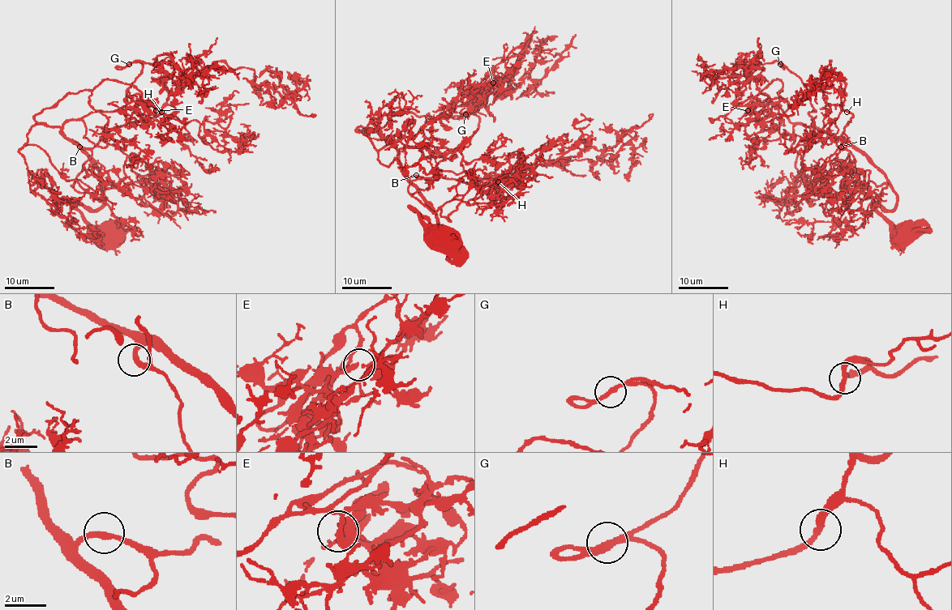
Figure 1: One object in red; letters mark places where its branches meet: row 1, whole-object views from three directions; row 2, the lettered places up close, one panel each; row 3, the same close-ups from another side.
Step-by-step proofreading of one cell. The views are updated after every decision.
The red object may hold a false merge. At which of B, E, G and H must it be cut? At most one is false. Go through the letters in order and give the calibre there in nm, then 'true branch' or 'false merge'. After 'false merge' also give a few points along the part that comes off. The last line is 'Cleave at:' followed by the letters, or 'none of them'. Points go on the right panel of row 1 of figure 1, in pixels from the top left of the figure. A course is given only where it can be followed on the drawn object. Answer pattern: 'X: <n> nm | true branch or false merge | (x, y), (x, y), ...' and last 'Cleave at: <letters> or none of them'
B: 280 nm | true branch
E: 280 nm | true branch
G: 280 nm | true branch
H: 280 nm | true branch
Cleave at: none of them

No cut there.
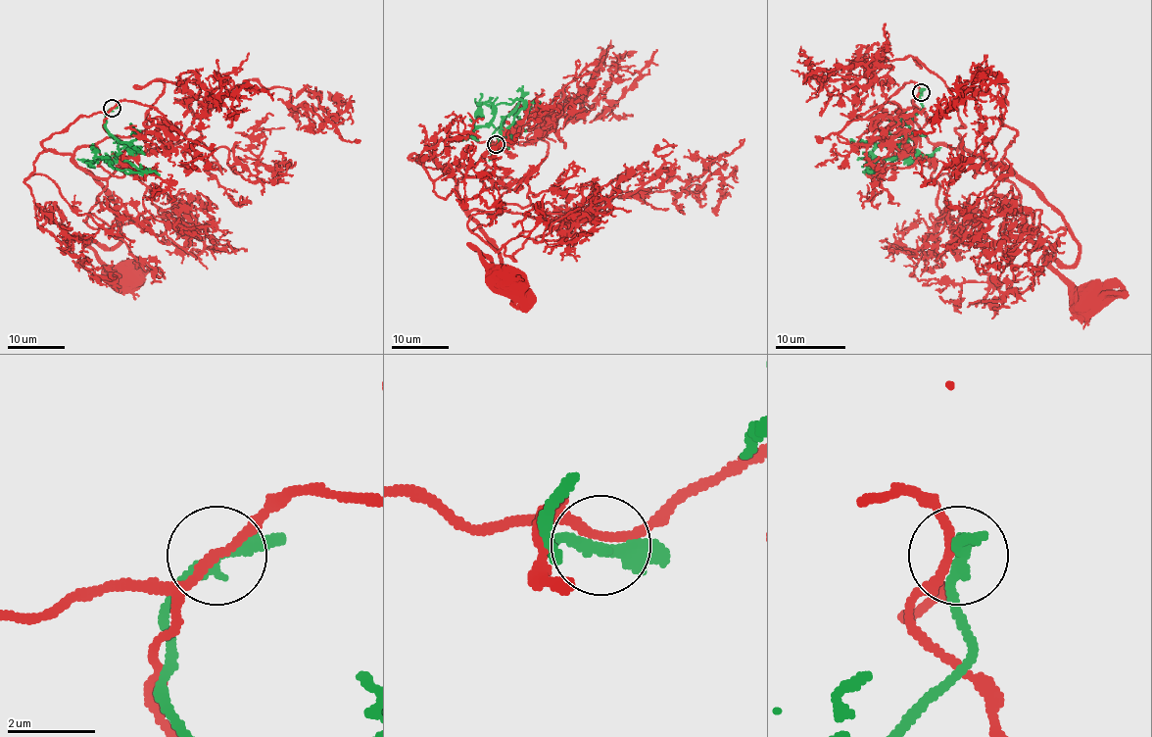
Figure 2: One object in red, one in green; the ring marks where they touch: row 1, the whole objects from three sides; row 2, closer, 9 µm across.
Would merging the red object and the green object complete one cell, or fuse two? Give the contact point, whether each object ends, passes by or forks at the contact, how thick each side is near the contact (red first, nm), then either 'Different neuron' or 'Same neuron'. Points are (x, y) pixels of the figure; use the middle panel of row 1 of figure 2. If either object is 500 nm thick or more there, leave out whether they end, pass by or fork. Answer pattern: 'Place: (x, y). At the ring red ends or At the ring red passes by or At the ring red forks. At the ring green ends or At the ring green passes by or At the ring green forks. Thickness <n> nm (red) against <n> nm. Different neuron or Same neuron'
Place: (496, 144). At the ring red passes by. At the ring green passes by. Thickness 190 nm (red) against 280 nm. Different neuron

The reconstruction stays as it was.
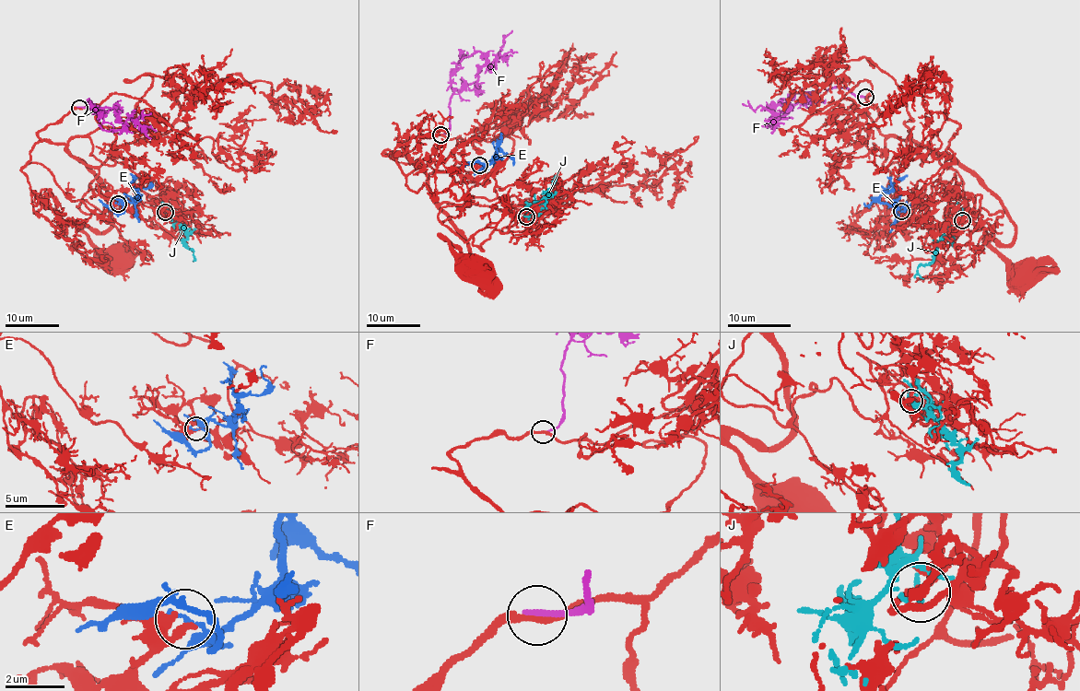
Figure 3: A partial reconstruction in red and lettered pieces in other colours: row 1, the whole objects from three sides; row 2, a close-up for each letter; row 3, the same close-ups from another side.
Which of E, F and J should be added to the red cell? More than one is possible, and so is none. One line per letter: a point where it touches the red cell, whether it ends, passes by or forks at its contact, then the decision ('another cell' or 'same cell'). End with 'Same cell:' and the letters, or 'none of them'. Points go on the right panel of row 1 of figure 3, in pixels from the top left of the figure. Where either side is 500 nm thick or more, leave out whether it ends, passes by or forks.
E: contact (901, 211); it ends; another cell
F: contact (865, 97); it ends; same cell
J: contact (962, 220); it ends; another cell
Same cell: F

